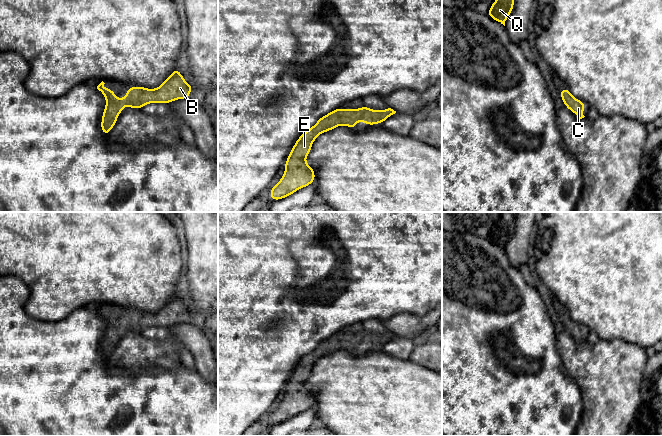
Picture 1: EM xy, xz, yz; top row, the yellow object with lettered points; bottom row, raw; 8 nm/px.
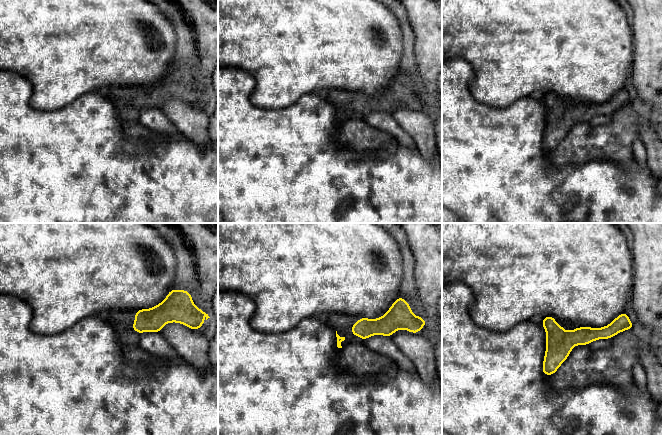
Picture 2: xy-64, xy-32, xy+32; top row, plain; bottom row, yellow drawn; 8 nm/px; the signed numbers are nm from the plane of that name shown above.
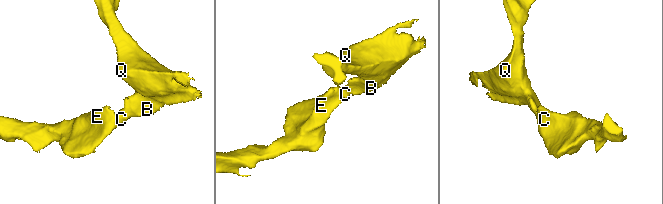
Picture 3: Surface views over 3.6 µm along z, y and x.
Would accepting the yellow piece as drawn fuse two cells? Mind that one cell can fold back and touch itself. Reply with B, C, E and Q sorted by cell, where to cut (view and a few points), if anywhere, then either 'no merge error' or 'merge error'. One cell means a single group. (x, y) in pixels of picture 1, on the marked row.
B C E Q; no cut; no merge error

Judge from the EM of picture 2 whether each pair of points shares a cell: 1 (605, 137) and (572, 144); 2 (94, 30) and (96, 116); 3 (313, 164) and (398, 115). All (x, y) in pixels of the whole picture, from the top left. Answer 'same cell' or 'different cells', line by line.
1: same cell
2: different cells
3: different cells

